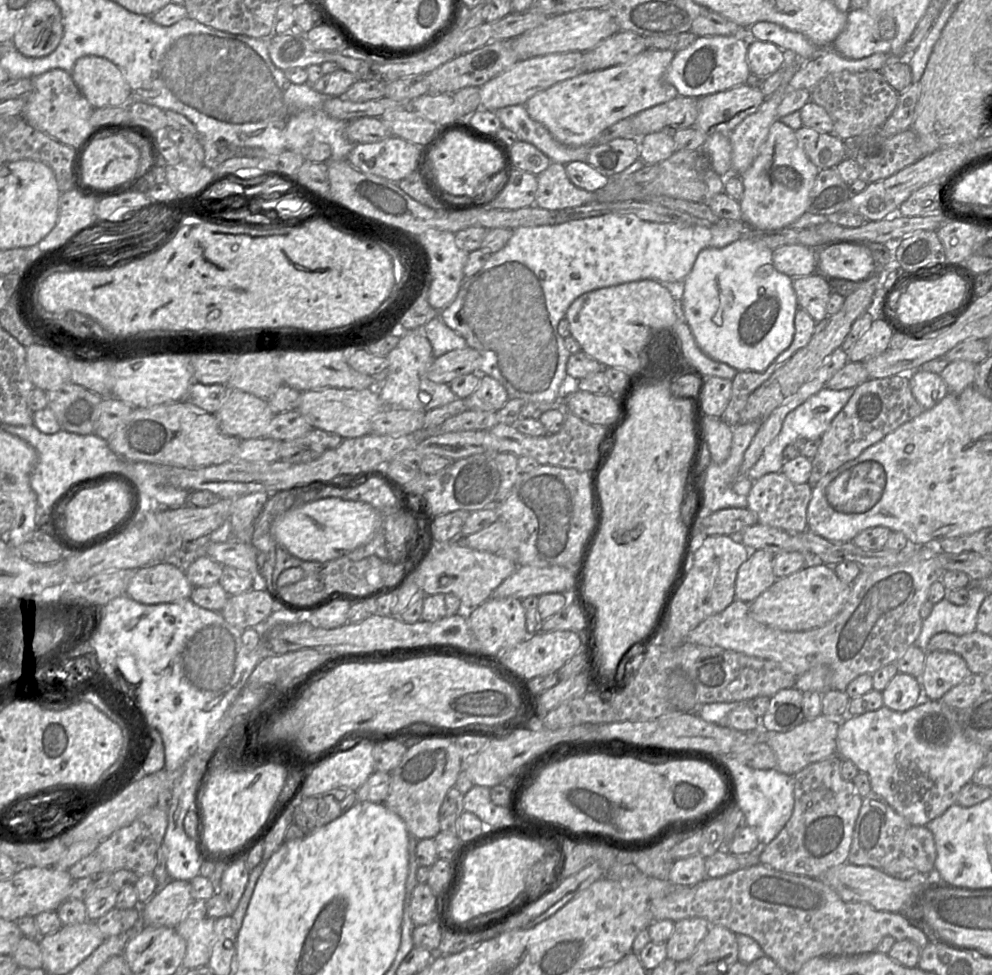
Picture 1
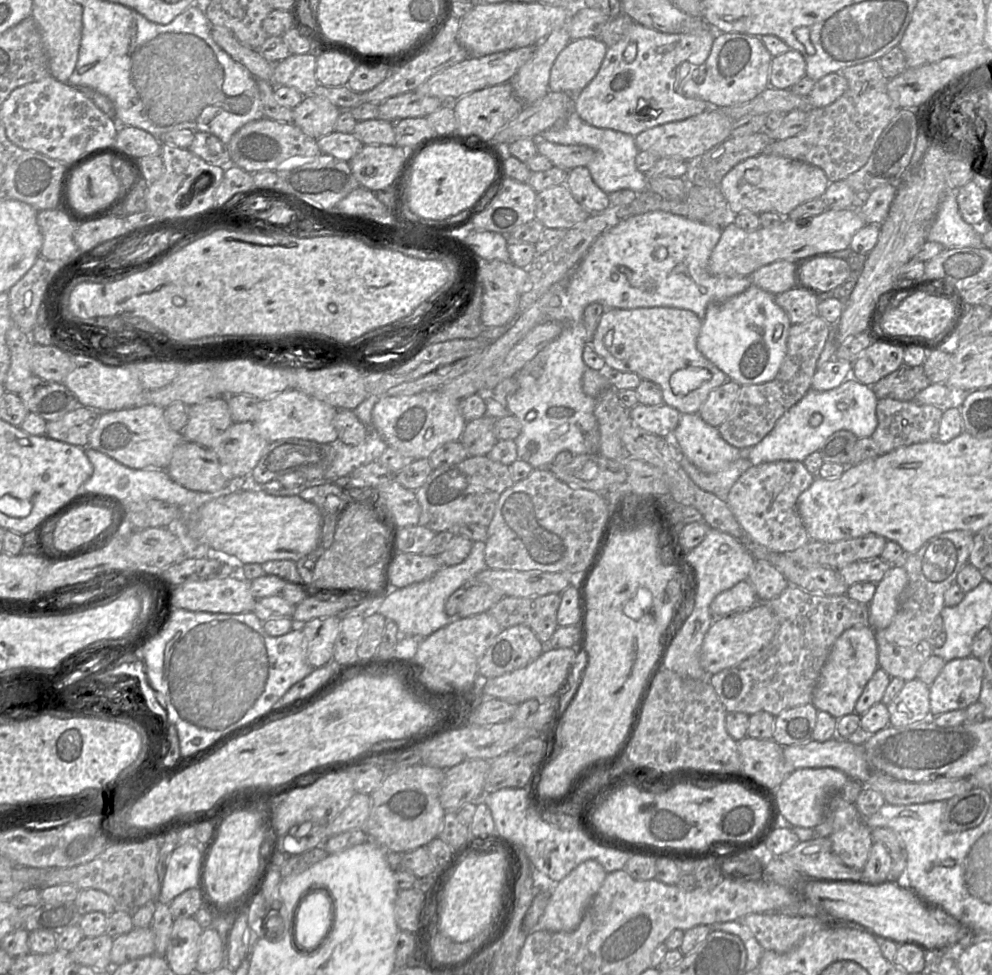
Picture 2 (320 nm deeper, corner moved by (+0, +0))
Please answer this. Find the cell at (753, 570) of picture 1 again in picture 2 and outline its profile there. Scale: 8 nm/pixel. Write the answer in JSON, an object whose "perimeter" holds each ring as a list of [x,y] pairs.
{"perimeter":[[[743,580],[719,593],[711,602],[710,610],[715,618],[749,609],[757,602],[760,601],[753,586],[748,580]]]}

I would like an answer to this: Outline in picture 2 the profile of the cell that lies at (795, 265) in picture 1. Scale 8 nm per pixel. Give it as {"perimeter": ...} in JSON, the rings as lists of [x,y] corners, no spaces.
{"perimeter":[[[779,260],[760,267],[749,276],[749,279],[751,284],[760,289],[778,295],[795,287],[794,268],[794,262]]]}

